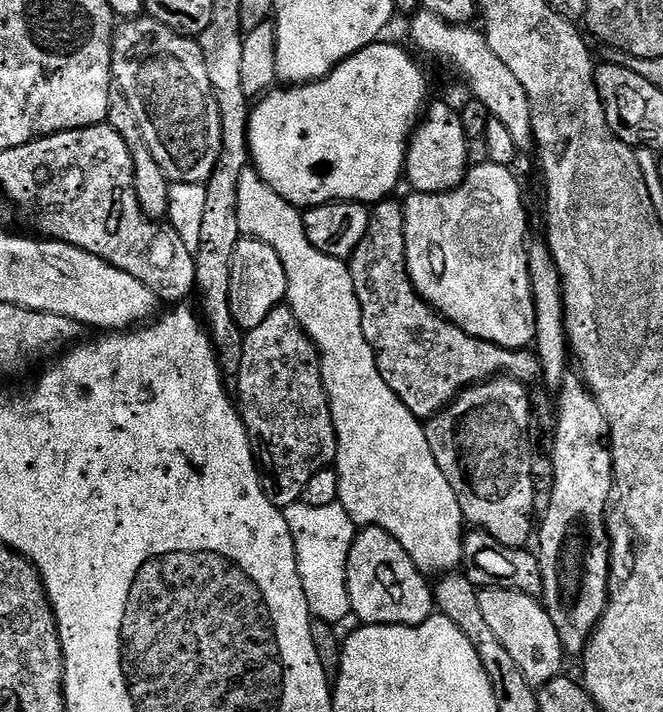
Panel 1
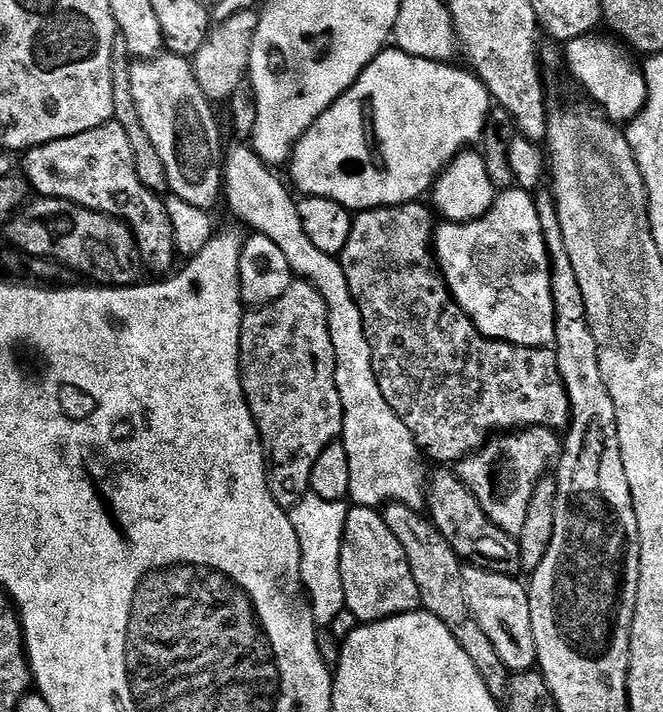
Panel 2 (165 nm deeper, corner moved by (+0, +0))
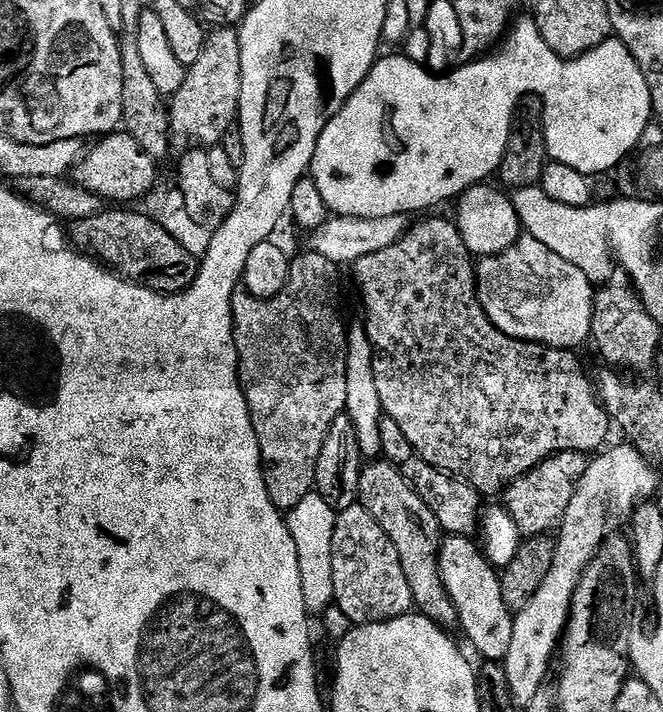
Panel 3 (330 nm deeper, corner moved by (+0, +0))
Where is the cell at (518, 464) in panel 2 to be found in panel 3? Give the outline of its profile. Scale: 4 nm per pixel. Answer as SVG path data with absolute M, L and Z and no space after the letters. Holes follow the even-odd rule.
M559 452L546 458L534 470L515 480L503 493L502 500L514 518L521 537L547 536L555 533L564 521L570 498L588 469L589 457L582 452Z

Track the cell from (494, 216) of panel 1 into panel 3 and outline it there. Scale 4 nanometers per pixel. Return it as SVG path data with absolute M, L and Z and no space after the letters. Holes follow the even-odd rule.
M527 234L521 235L520 241L514 246L510 246L510 250L506 250L497 256L483 257L476 269L476 289L480 292L480 301L490 318L490 322L494 322L494 326L498 326L498 330L502 330L502 334L506 334L510 338L528 340L531 344L545 344L551 348L566 348L569 350L579 349L579 344L584 344L587 340L589 343L592 336L592 315L596 309L593 281L588 280L586 274L582 274L582 270L578 270L578 266L574 266L574 262L566 262L566 258L554 254L554 250L549 250L547 246L542 246L542 242L538 242L538 238Z

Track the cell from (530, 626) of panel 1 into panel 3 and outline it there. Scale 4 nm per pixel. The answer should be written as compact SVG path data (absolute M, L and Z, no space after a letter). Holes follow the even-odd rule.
M450 535L443 537L440 546L440 573L442 582L458 610L459 627L464 628L469 642L484 655L485 661L503 662L510 650L510 640L514 638L514 613L511 608L508 608L506 598L502 596L501 573L497 571L492 561L482 551L481 545L473 537Z

